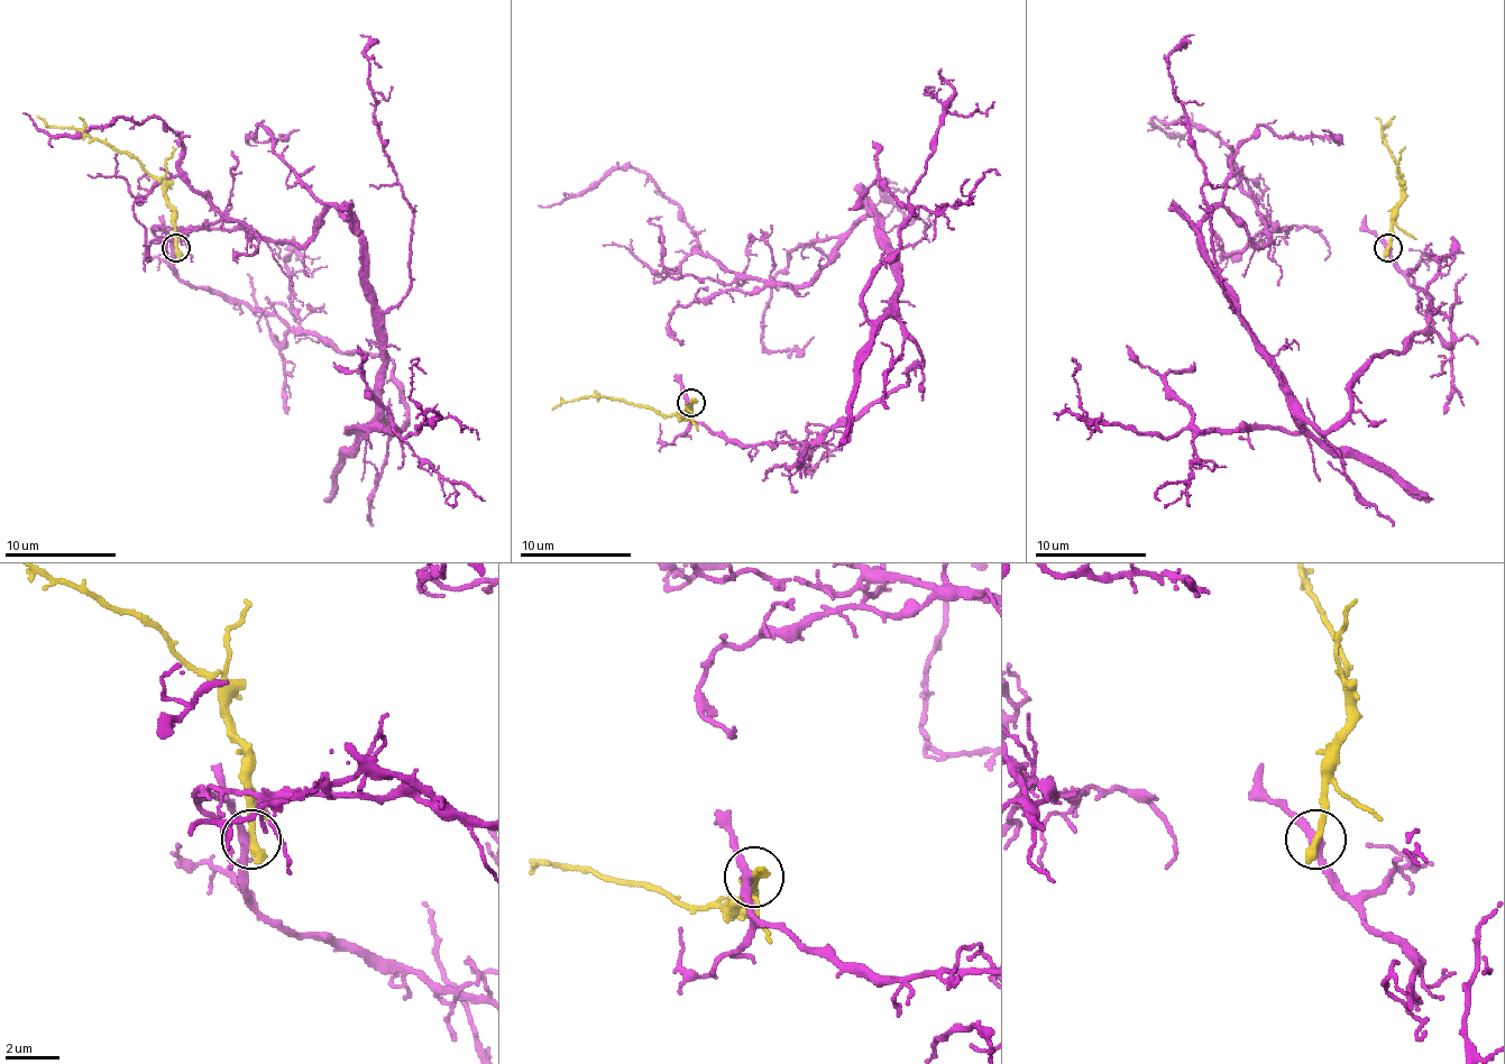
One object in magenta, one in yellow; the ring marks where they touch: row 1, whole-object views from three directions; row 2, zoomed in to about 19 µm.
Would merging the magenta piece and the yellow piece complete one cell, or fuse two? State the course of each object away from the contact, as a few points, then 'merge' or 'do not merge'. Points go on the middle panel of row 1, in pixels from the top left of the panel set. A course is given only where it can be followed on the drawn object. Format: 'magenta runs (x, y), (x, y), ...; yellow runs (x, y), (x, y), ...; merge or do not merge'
magenta runs (690, 402), (818, 441), (908, 382), (878, 214), (771, 284), (704, 256), (645, 173), (539, 205); yellow runs (690, 402), (679, 415), (662, 415), (642, 404), (603, 396), (563, 402), (552, 410); do not merge

